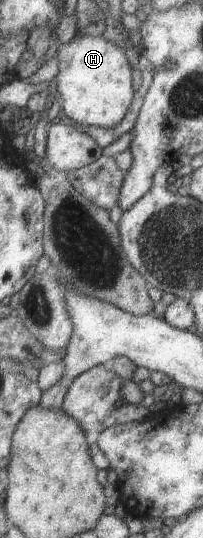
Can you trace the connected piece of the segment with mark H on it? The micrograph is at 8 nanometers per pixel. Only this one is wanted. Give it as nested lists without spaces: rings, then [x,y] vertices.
[[[78,35],[68,42],[57,44],[56,90],[60,98],[60,115],[84,127],[112,128],[128,112],[133,99],[128,60],[118,42],[113,43],[102,35]]]

